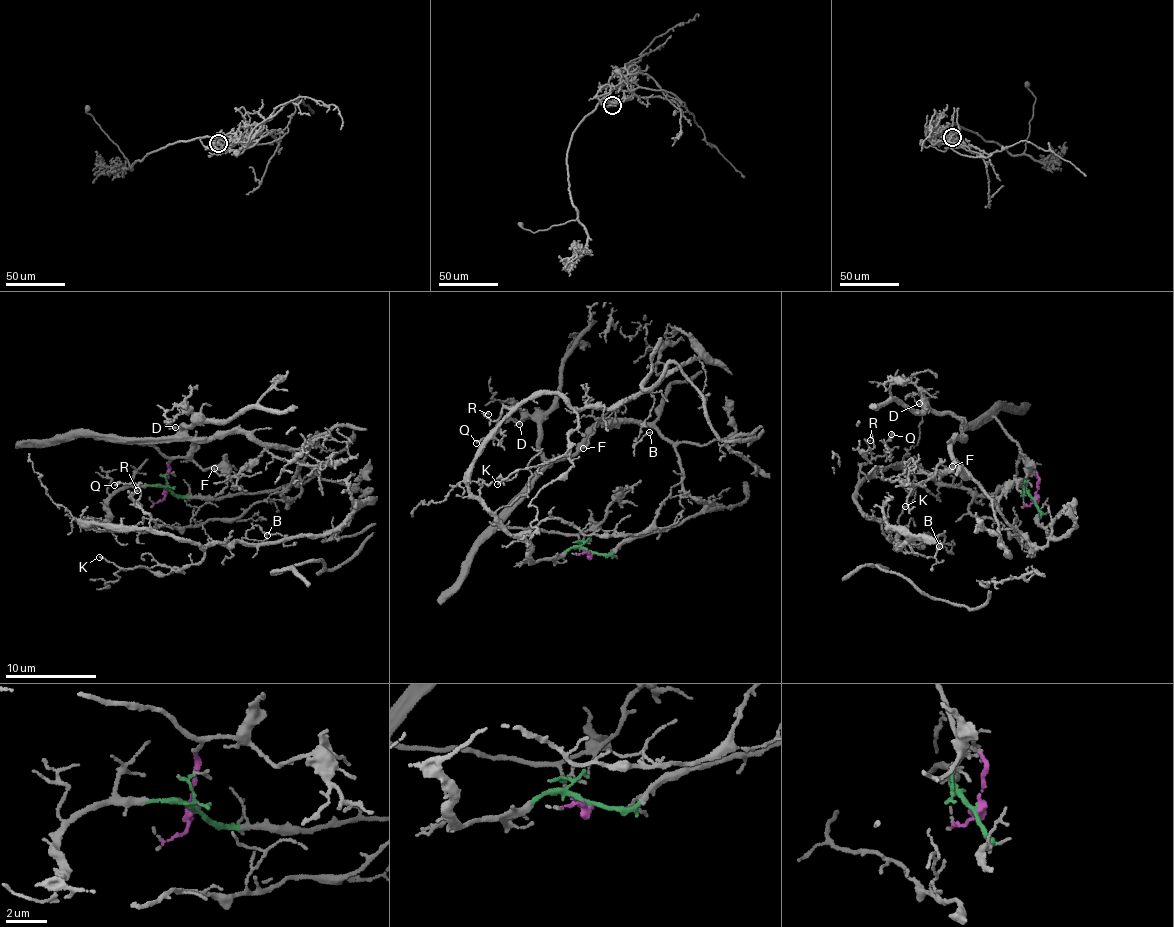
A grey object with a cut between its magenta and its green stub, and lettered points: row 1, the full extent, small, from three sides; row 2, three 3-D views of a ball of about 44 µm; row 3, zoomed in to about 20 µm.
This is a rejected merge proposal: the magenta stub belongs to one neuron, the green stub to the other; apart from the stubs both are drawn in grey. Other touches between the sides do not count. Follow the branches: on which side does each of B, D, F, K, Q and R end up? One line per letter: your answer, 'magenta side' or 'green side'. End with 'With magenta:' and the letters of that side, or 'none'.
B: green side
D: magenta side
F: magenta side
K: green side
Q: green side
R: green side
With magenta: D, F

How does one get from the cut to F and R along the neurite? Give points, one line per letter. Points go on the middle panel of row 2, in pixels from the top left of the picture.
F: (589, 553), (575, 535), (503, 524), (549, 464), (576, 454), (602, 422), (620, 422), (597, 422), (584, 449)
R: (589, 553), (534, 562), (469, 490), (475, 453), (508, 414), (504, 406), (494, 419), (488, 414)

